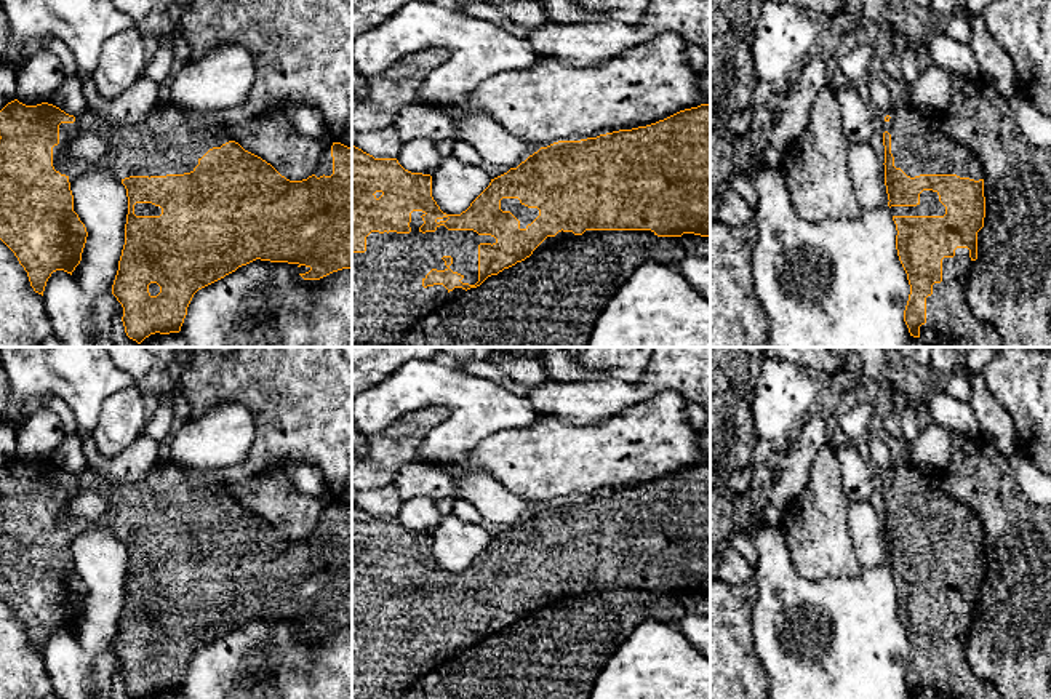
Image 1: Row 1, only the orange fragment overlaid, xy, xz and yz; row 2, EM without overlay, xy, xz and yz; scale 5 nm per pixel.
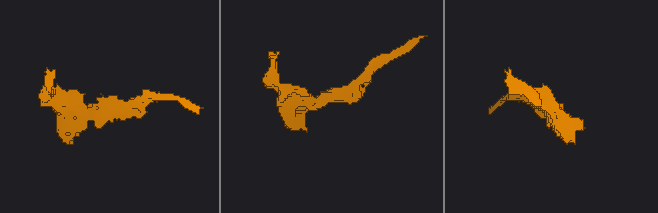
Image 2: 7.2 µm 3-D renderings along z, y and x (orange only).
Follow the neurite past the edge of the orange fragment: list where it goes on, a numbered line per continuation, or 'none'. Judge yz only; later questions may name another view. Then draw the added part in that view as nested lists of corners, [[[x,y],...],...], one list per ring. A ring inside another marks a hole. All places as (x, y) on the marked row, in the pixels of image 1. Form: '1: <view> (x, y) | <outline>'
1: yz (919, 144) | [[[905,101],[878,115],[881,131],[891,134],[894,166],[907,176],[957,174],[984,179],[984,170],[973,150],[947,138],[941,115],[926,115]]]

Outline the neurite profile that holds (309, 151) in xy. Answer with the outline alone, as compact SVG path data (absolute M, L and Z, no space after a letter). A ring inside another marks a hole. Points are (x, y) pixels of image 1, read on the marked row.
M256 117L243 125L227 126L227 134L245 150L270 163L290 181L315 173L326 149L323 139L302 136L285 118Z

